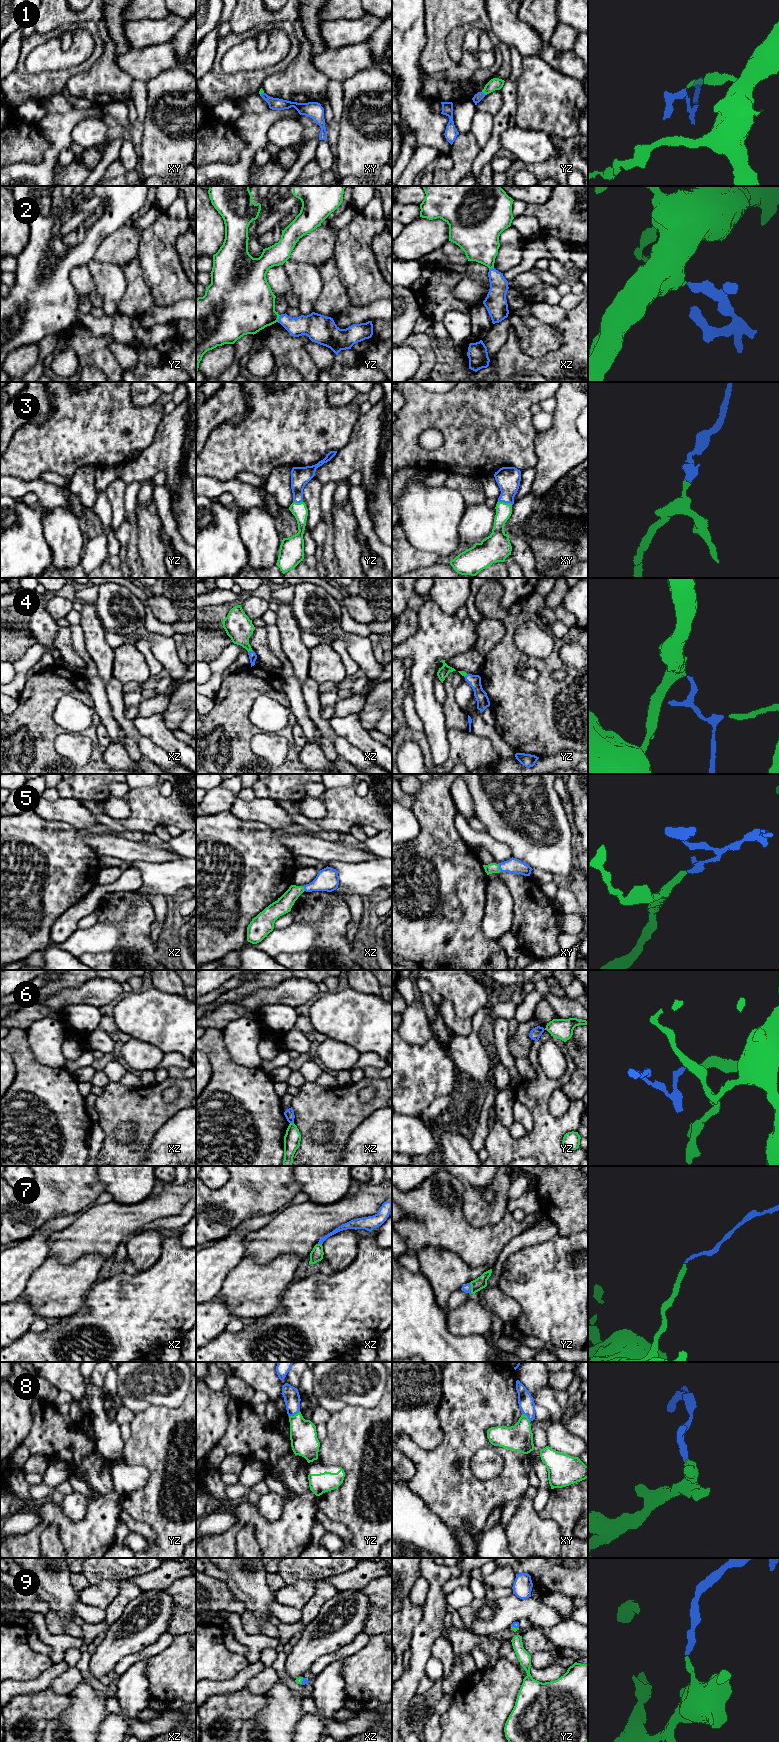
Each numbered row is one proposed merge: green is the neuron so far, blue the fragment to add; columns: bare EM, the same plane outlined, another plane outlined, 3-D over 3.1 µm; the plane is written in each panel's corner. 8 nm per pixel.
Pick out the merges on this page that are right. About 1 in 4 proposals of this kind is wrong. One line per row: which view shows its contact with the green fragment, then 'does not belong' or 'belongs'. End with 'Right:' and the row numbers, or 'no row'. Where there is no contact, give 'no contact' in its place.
1: contact in yz; belongs
2: contact in yz; belongs
3: contact in xy; belongs
4: contact in xz; belongs
5: contact in xy; belongs
6: contact in xz; does not belong
7: contact in yz; belongs
8: contact in yz; belongs
9: contact in xz; belongs
Right: 1, 2, 3, 4, 5, 7, 8, 9

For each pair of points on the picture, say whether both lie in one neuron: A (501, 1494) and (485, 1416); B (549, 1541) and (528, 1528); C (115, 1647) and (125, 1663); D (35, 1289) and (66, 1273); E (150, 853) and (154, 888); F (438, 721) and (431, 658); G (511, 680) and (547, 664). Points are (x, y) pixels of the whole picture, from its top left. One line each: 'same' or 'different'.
A: same
B: same
C: different
D: same
E: different
F: same
G: same

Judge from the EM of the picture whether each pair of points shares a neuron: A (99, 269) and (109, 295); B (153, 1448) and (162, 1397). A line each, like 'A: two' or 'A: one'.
A: one
B: two

